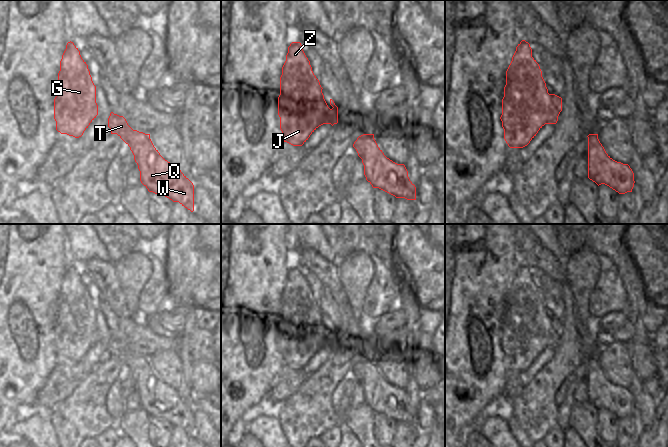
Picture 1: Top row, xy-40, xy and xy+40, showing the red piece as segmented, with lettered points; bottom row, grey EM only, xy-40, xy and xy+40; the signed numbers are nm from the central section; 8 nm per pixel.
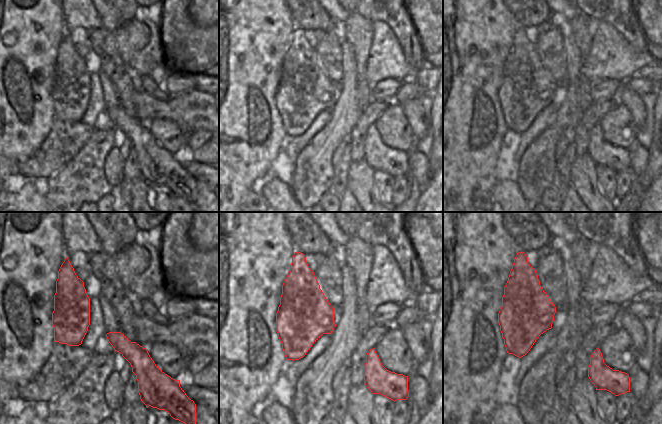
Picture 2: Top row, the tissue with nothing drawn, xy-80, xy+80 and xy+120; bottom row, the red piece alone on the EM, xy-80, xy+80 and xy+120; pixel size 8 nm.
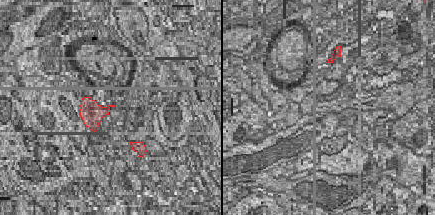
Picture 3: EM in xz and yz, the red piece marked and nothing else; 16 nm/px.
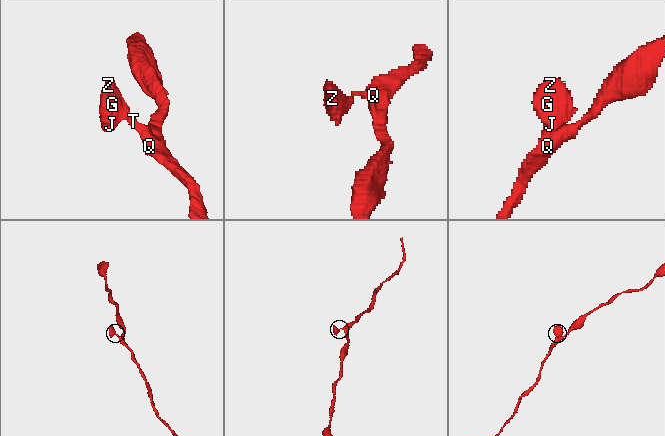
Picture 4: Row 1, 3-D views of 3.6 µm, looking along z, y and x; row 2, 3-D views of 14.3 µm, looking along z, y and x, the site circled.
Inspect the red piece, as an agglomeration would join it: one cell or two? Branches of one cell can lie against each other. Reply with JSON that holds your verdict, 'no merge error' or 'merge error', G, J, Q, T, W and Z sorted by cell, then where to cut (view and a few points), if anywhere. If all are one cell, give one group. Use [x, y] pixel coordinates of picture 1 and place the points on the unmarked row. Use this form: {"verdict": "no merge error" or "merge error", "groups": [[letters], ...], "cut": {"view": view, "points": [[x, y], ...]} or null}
{"verdict": "no merge error", "groups": [["G", "J", "Q", "T", "W", "Z"]], "cut": null}

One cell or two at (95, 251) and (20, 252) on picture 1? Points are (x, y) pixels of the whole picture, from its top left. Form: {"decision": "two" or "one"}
{"decision": "two"}

